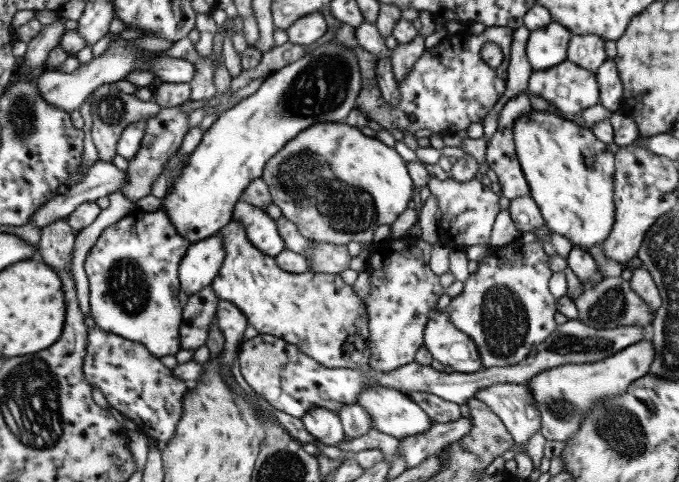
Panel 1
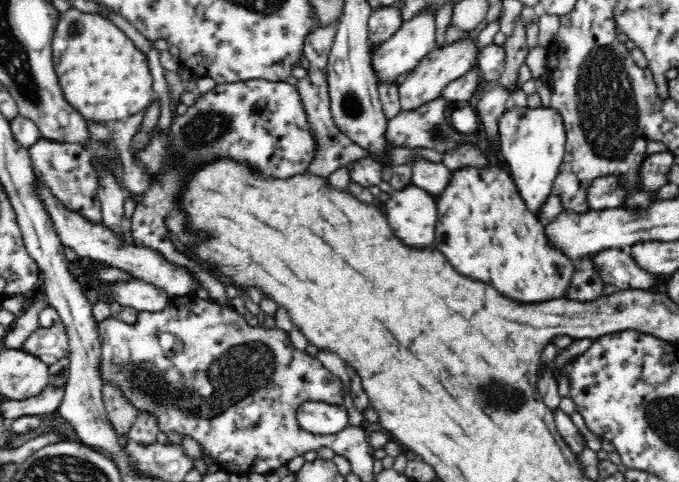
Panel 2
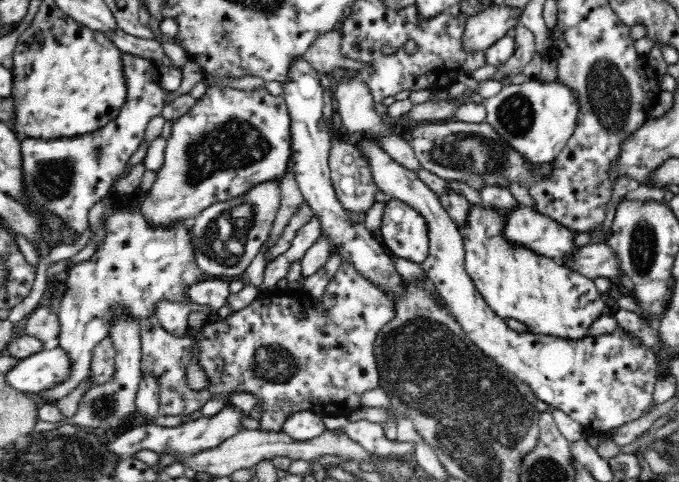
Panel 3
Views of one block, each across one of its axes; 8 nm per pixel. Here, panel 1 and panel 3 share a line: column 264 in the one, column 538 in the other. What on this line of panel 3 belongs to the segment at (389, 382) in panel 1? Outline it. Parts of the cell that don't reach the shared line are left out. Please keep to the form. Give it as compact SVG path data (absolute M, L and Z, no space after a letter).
M362 135L362 140L357 143L361 154L368 160L376 186L389 198L401 200L410 204L425 219L429 234L429 253L421 263L423 271L436 287L437 294L444 299L453 317L460 323L465 335L488 357L489 361L499 364L509 374L517 376L524 384L527 384L538 400L546 402L550 410L562 410L579 422L590 433L612 431L626 422L632 422L648 414L656 408L653 402L653 392L658 380L660 361L657 353L648 345L638 344L637 340L630 337L630 333L621 326L612 334L590 336L580 340L562 339L557 336L534 334L530 331L514 331L505 323L505 319L498 316L484 301L480 291L465 269L464 239L457 224L442 207L438 195L419 179L418 174L411 169L398 165L382 147L376 145L374 138Z

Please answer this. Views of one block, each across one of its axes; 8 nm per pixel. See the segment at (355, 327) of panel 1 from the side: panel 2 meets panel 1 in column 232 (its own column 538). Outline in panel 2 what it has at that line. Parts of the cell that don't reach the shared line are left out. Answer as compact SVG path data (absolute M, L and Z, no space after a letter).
M489 158L488 167L483 167L482 169L476 169L476 167L465 167L461 170L454 171L452 176L450 176L450 182L446 184L444 192L442 192L437 199L437 227L434 246L444 253L447 260L460 274L467 276L472 280L479 280L480 282L484 282L484 284L493 286L506 298L516 301L516 303L548 303L555 299L565 299L564 294L566 294L568 288L570 288L570 280L572 280L572 274L574 274L575 262L566 257L560 249L556 249L556 247L548 241L548 237L544 235L544 228L545 225L540 223L540 220L536 218L536 215L528 210L524 199L520 196L515 182L512 180L510 172L508 172L508 168L506 168L502 160Z

